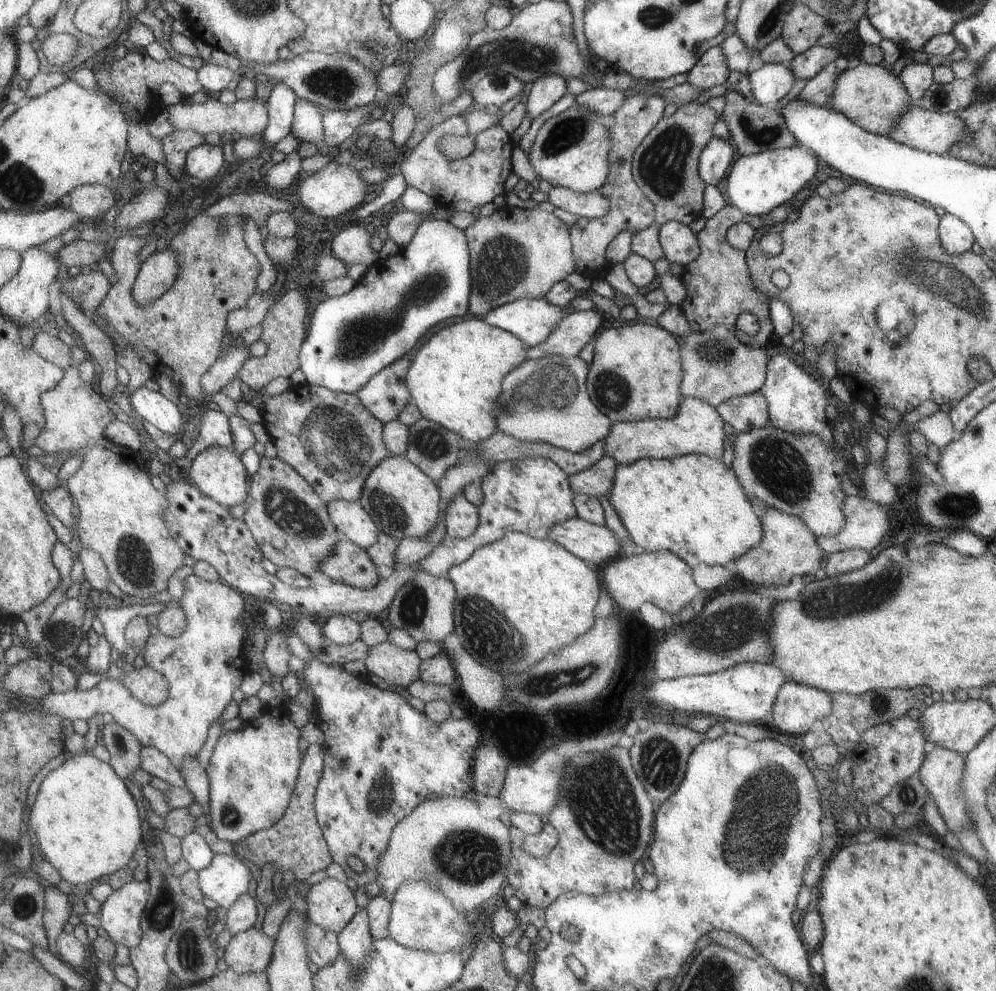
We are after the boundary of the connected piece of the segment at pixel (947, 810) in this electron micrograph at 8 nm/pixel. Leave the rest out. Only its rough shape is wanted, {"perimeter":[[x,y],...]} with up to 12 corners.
{"perimeter":[[935,746],[917,770],[955,834],[971,826],[959,778],[963,754]]}

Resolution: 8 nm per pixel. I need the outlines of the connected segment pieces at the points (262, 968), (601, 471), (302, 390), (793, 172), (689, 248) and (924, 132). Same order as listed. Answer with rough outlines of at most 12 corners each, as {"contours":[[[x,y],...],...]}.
{"contours":[[[257,926],[233,936],[223,958],[237,974],[267,972],[277,938]],[[603,456],[571,474],[575,494],[607,498],[617,462]],[[267,396],[263,426],[329,506],[391,456],[359,396]],[[801,146],[739,156],[727,204],[763,216],[817,172]],[[689,226],[659,228],[659,246],[669,264],[699,260],[701,246]],[[915,104],[891,128],[893,142],[947,156],[967,124],[957,112]]]}

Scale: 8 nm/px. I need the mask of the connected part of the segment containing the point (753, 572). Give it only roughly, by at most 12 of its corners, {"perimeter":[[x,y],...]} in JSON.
{"perimeter":[[765,508],[763,540],[733,560],[759,588],[823,566],[803,520]]}

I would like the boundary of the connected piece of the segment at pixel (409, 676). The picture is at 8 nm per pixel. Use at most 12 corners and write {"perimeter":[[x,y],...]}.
{"perimeter":[[391,642],[365,658],[367,670],[393,686],[421,680],[421,656]]}

